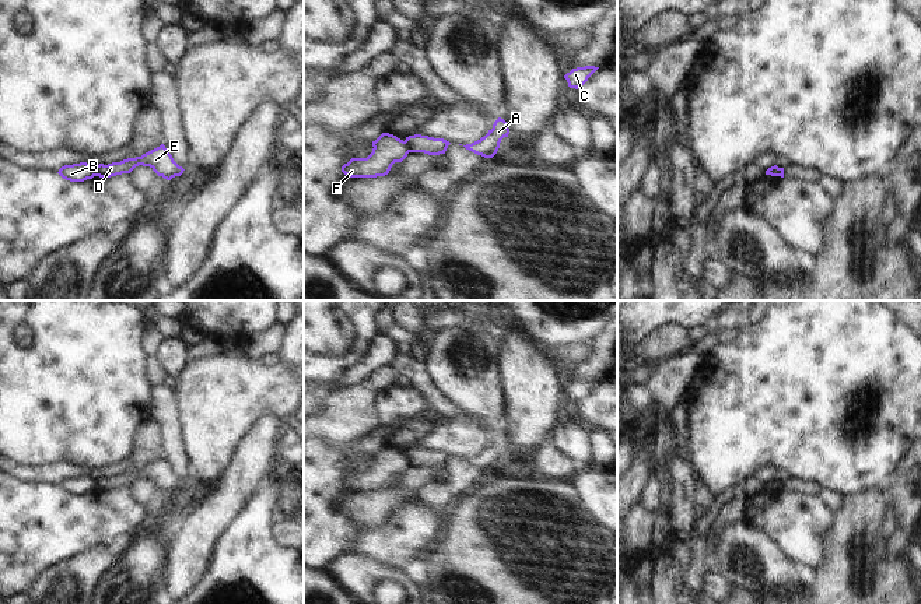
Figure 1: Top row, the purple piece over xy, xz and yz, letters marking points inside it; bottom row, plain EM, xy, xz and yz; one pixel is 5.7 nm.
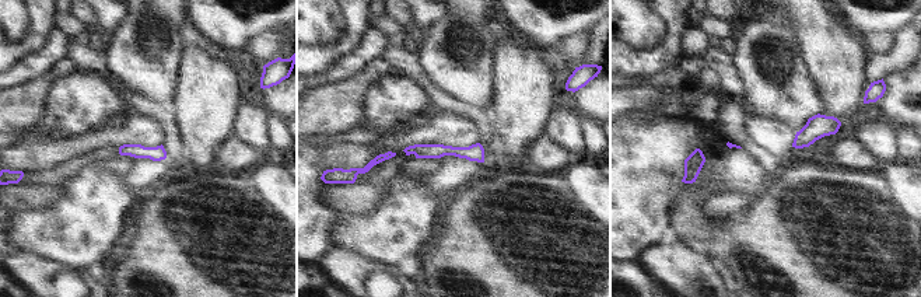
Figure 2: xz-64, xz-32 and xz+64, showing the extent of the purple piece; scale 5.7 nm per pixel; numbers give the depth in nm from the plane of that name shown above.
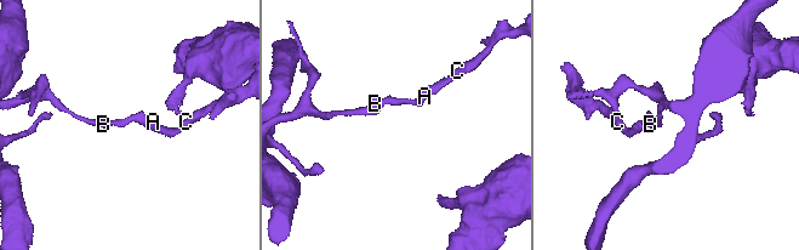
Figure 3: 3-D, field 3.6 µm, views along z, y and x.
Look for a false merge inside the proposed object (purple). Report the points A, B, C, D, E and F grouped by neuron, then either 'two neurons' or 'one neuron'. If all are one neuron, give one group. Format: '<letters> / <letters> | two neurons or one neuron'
A C D E / B F | two neurons

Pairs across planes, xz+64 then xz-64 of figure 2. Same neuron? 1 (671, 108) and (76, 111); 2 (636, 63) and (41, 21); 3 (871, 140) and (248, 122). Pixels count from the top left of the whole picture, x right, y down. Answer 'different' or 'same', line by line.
1: different
2: same
3: same

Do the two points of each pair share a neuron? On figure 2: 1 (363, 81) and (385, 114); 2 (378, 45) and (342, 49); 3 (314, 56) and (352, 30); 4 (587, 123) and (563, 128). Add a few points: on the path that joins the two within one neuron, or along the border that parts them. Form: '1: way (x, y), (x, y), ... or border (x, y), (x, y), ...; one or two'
1: border (389, 72), (368, 86), (361, 119); two
2: border (367, 28), (363, 39), (328, 67); two
3: way (325, 56), (336, 51), (346, 41); one
4: border (580, 116), (584, 139), (582, 153); two

